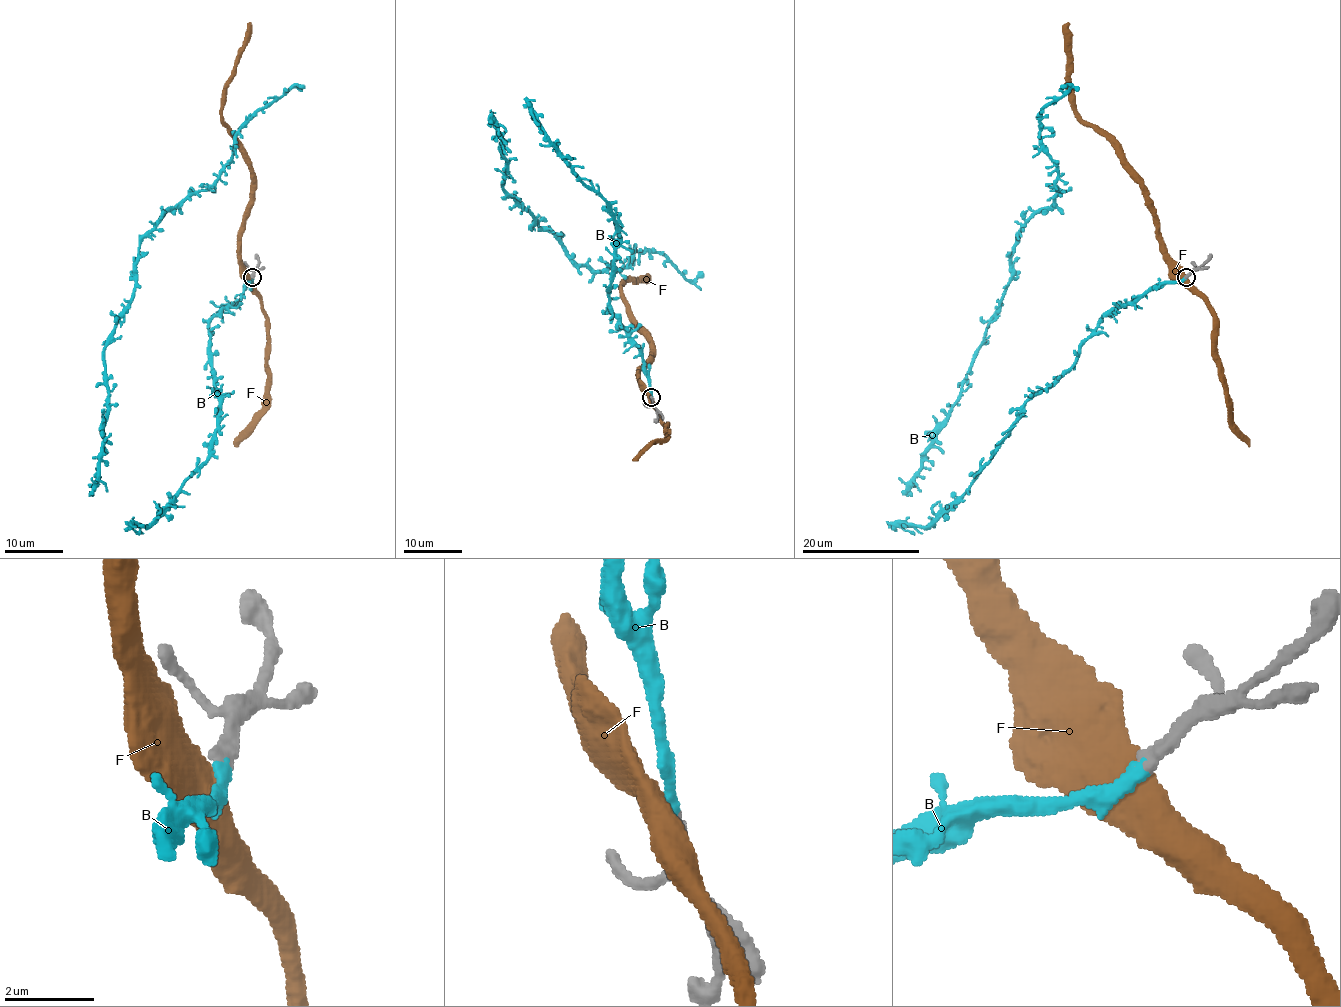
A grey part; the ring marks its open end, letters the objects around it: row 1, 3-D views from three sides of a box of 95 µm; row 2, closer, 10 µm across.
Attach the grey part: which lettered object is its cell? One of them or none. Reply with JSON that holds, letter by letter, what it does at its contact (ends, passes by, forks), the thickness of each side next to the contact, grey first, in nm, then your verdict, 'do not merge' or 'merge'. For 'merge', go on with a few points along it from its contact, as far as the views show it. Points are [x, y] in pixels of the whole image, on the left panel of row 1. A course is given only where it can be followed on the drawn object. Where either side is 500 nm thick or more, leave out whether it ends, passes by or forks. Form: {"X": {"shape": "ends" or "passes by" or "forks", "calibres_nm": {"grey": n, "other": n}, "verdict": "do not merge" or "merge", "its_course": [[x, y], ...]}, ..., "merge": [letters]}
{"B": {"shape": "ends", "calibres_nm": {"grey": 360, "other": 280}, "verdict": "merge"}, "F": {"calibres_nm": {"grey": 360, "other": 700}, "verdict": "do not merge"}, "merge": ["B"]}

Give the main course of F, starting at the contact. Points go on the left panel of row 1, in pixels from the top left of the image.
F: (251, 277), (240, 254), (252, 173), (246, 152), (226, 126), (221, 110), (224, 85), (251, 23)

